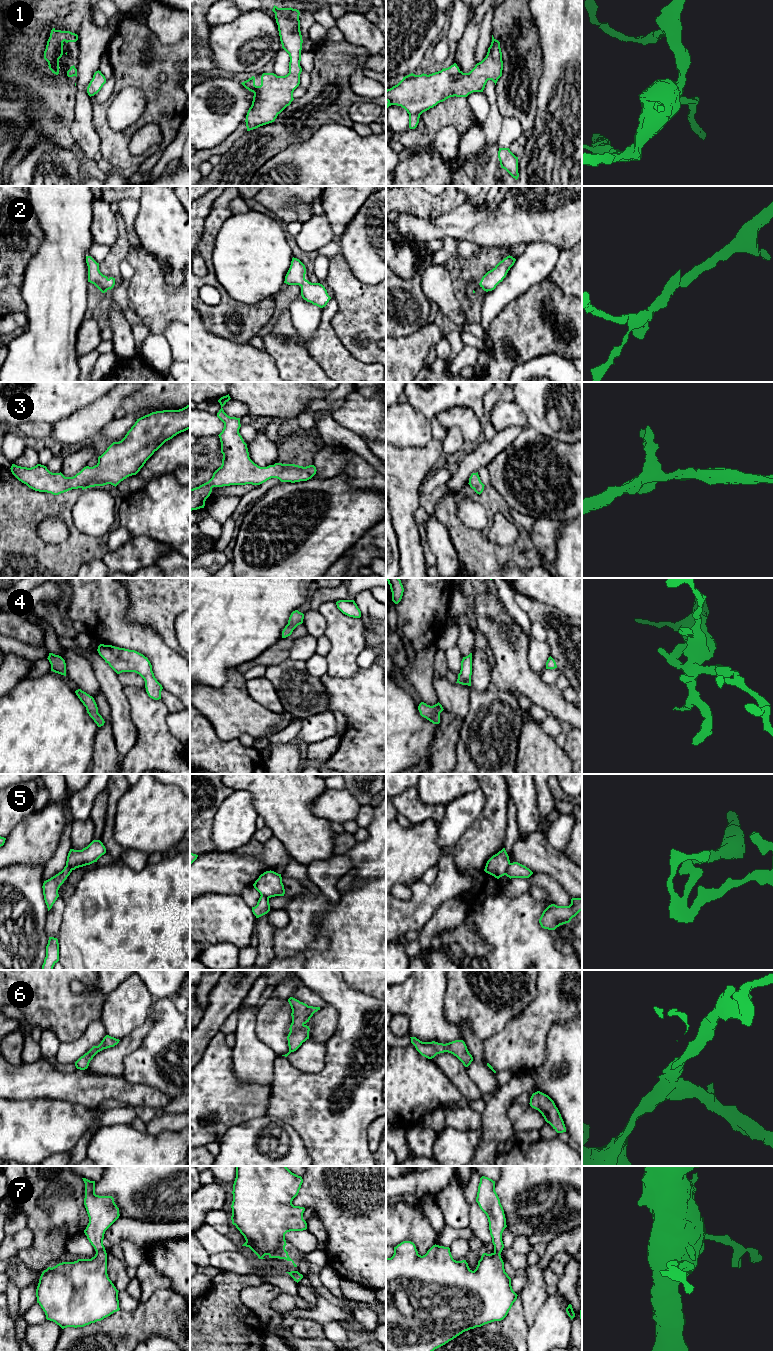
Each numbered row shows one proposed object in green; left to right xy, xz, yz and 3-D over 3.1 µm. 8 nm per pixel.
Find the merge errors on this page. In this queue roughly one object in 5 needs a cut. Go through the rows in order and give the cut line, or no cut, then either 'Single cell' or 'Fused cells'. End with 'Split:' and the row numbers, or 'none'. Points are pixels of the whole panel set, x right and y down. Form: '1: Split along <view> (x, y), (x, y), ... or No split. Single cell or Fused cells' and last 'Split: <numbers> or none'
1: No split. Single cell
2: No split. Single cell
3: No split. Single cell
4: No split. Single cell
5: Split along yz (510, 863), (505, 874). Fused cells
6: No split. Single cell
7: No split. Single cell
Split: 5

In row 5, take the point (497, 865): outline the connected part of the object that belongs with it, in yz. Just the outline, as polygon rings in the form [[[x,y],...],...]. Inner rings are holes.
[[[503,848],[487,861],[484,871],[499,879],[500,877],[506,875],[509,865],[509,856],[505,848]]]

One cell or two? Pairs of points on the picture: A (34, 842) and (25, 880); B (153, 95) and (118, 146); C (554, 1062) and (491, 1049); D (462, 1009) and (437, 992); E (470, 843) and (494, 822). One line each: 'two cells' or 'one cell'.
A: two cells
B: one cell
C: two cells
D: two cells
E: one cell

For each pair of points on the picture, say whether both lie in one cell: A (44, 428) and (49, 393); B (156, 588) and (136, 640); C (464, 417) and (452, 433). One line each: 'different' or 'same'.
A: different
B: different
C: different

